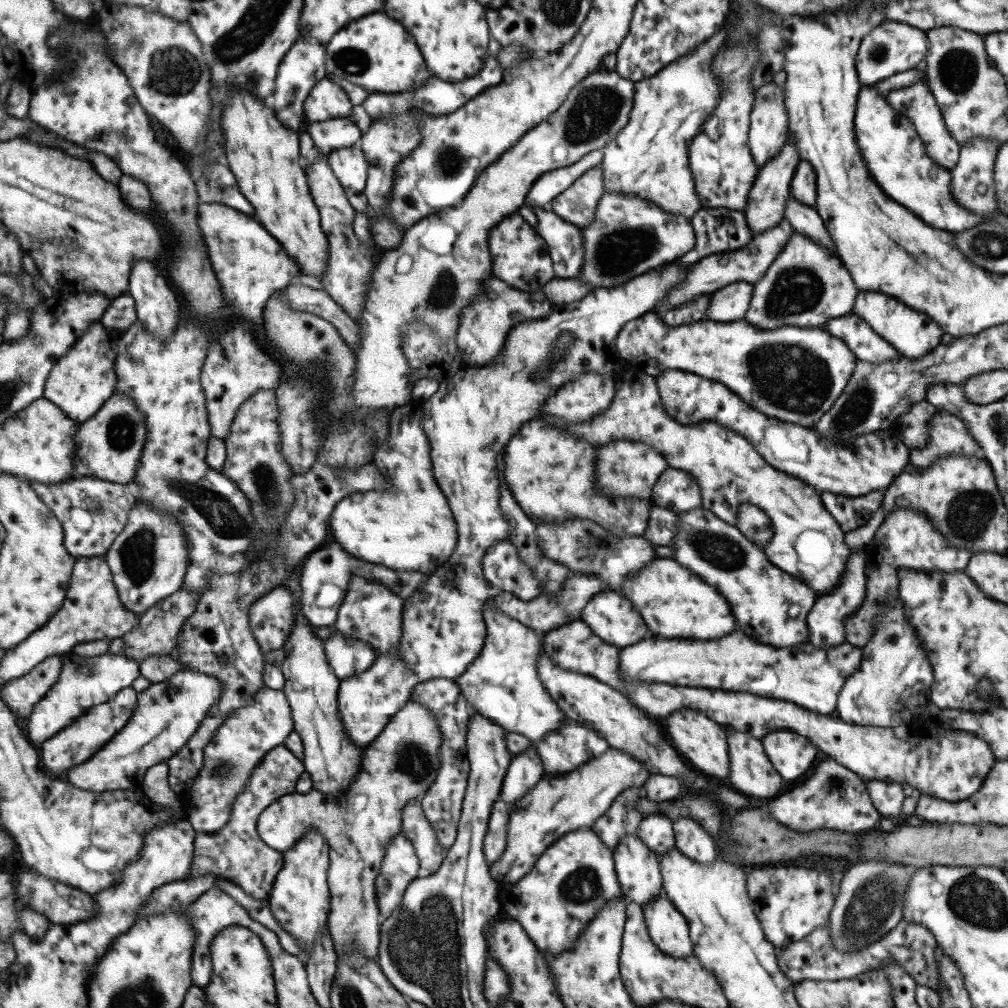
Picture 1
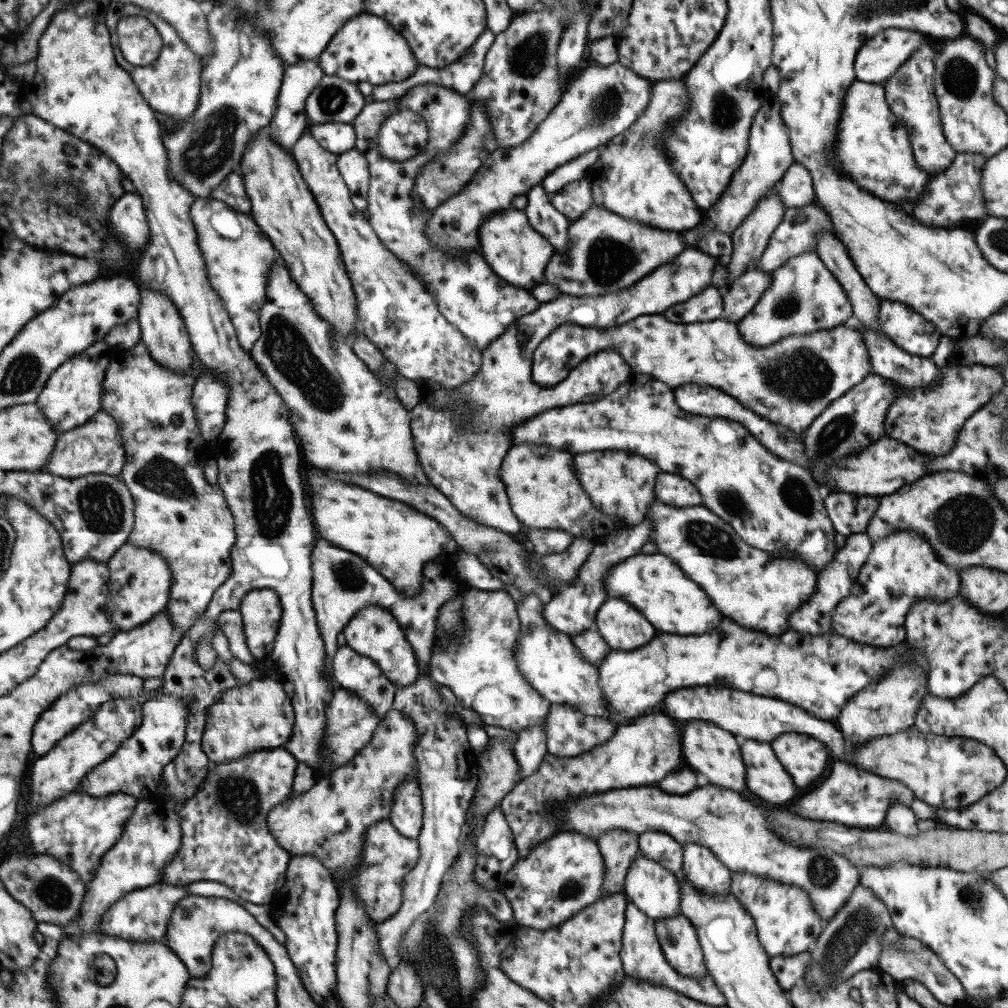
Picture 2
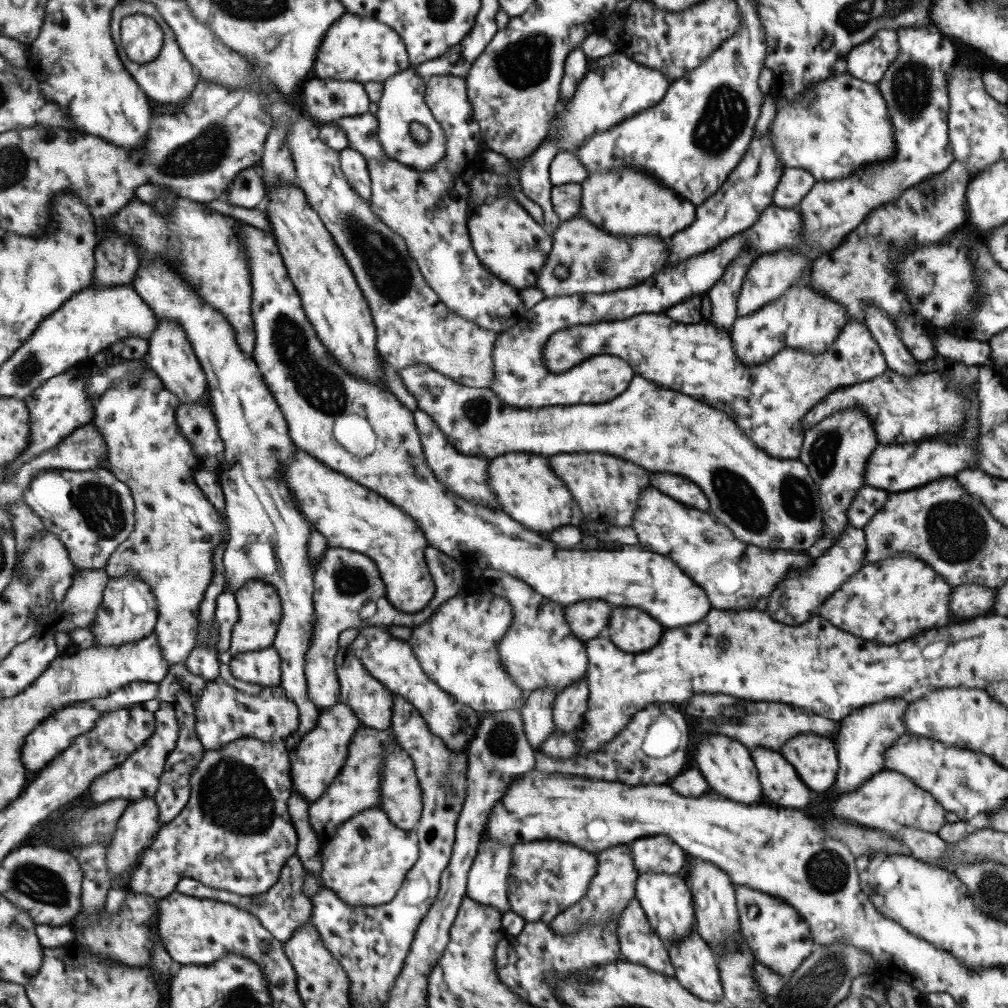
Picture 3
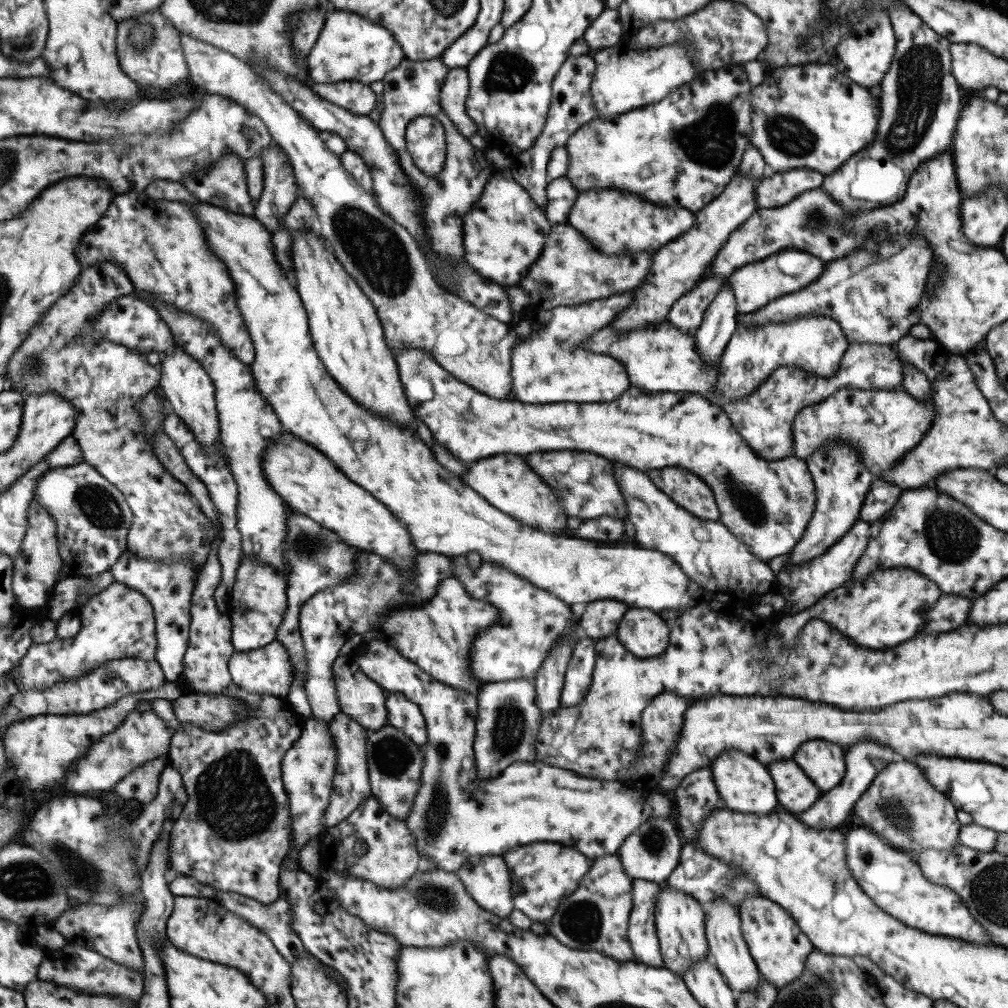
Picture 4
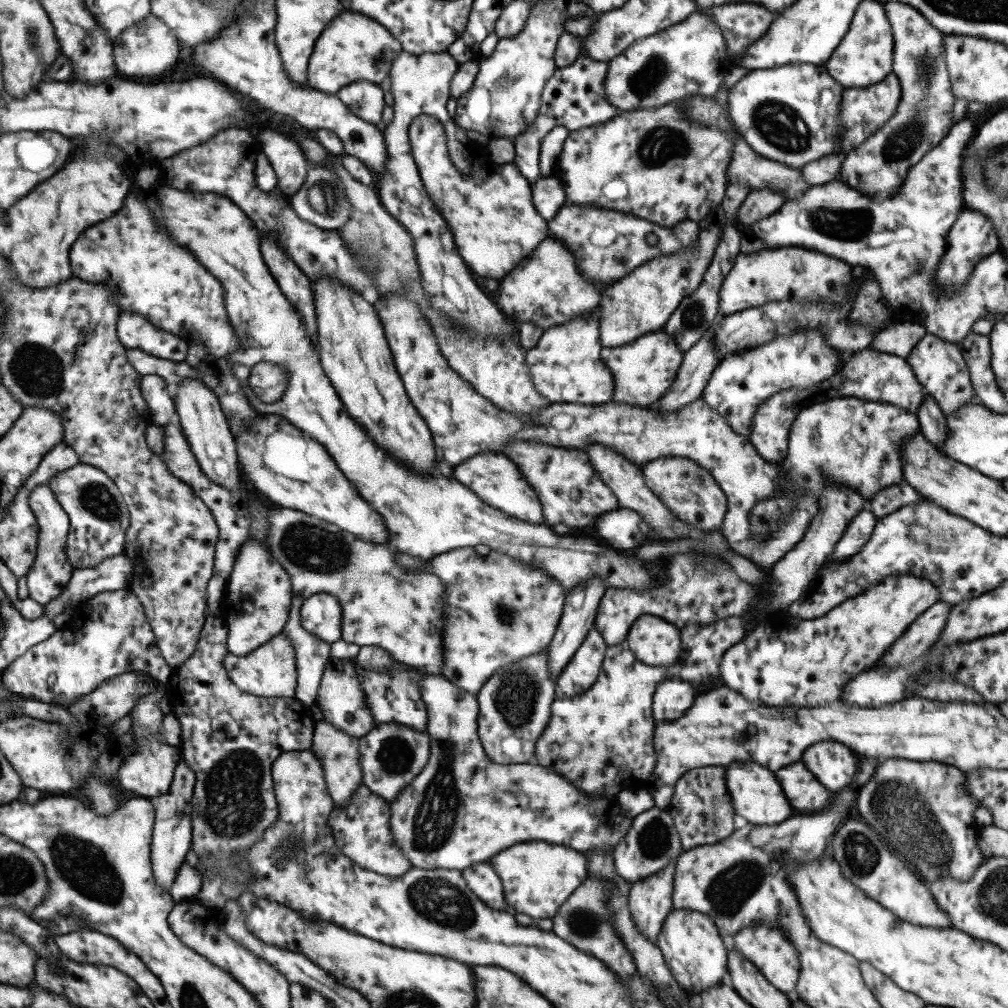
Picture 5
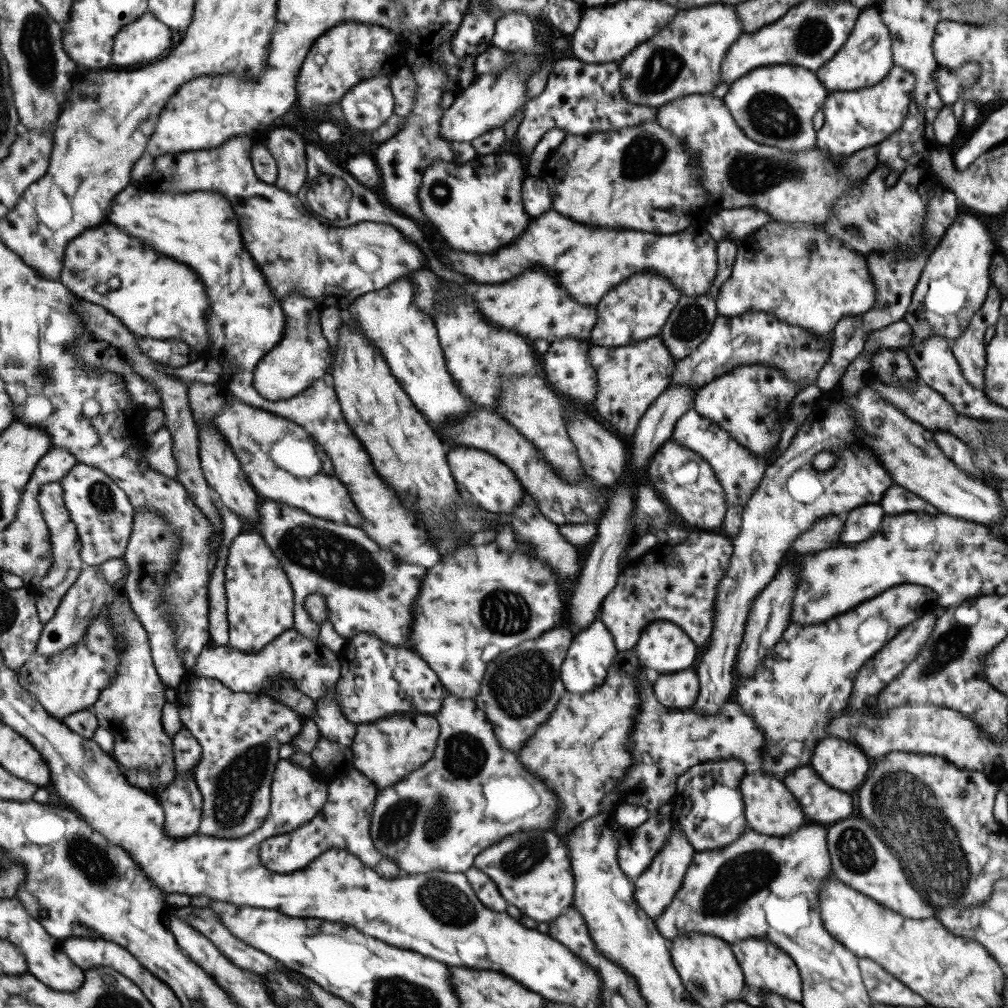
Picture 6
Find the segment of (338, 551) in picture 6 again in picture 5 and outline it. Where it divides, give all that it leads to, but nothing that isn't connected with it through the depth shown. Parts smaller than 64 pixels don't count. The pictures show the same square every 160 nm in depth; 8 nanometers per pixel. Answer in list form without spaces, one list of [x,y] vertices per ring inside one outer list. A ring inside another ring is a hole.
[[[273,505],[267,545],[275,558],[285,567],[293,585],[292,614],[284,628],[285,634],[293,641],[296,648],[298,666],[298,687],[296,697],[312,706],[317,700],[317,639],[302,622],[302,606],[314,594],[329,593],[338,598],[341,607],[340,639],[353,642],[357,646],[377,646],[382,648],[393,660],[422,671],[423,675],[440,674],[443,664],[441,626],[443,624],[443,585],[441,580],[427,572],[405,570],[395,559],[394,553],[387,544],[365,542],[355,538],[354,534],[337,530],[338,526],[317,519],[300,510]]]

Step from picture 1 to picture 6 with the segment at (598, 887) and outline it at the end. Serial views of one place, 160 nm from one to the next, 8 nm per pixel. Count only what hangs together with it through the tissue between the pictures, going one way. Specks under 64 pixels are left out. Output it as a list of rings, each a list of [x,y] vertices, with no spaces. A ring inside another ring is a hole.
[[[529,830],[505,836],[481,850],[473,860],[472,867],[486,874],[505,898],[505,902],[513,904],[531,920],[548,923],[563,914],[572,904],[574,880],[569,852],[566,845],[551,832]]]

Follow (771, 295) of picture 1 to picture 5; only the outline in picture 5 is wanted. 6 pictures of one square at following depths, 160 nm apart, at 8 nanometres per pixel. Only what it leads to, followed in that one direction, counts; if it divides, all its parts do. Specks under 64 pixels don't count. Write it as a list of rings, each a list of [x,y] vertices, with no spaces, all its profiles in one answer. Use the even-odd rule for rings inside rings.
[[[806,328],[793,334],[784,334],[776,336],[769,342],[764,342],[755,348],[748,348],[735,354],[728,354],[723,357],[711,372],[705,389],[702,390],[701,398],[703,402],[710,406],[724,421],[733,429],[733,432],[743,437],[750,434],[752,418],[761,402],[768,400],[776,392],[785,389],[809,389],[821,384],[823,381],[831,378],[838,368],[839,351],[824,343],[824,338],[818,328]]]

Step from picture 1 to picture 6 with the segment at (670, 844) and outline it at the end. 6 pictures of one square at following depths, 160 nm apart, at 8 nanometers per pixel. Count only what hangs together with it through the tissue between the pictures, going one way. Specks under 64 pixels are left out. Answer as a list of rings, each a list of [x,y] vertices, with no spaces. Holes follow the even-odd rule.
[[[654,813],[641,826],[620,834],[616,860],[622,873],[631,880],[637,878],[653,862],[653,856],[661,850],[672,828],[669,817]]]

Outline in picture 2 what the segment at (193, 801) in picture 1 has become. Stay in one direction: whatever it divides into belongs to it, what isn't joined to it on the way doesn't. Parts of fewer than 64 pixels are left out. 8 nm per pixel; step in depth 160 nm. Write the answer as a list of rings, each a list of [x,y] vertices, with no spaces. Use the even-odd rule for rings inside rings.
[[[266,677],[219,693],[218,701],[209,707],[208,716],[203,749],[217,765],[253,752],[286,747],[296,726],[296,710],[284,684]]]

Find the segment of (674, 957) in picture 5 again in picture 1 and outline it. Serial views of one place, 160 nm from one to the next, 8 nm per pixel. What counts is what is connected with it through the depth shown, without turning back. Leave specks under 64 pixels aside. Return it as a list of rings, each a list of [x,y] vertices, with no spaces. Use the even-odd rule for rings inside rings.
[[[636,833],[622,836],[612,851],[613,866],[622,896],[640,907],[663,894],[662,876],[657,856],[643,844]]]

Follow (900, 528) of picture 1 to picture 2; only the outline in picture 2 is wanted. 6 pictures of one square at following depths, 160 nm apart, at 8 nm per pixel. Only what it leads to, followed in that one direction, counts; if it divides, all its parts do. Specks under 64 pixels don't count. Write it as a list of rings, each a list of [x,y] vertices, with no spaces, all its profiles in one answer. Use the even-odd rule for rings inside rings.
[[[898,530],[872,543],[867,560],[860,566],[850,593],[842,598],[831,613],[831,628],[845,640],[878,647],[893,647],[905,640],[905,615],[910,606],[922,600],[949,600],[958,594],[959,573],[940,561],[929,543],[912,530]]]

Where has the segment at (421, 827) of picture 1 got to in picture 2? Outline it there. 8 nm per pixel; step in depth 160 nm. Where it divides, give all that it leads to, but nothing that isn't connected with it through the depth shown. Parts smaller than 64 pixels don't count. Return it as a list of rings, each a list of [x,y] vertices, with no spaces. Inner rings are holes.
[[[409,777],[397,788],[390,806],[388,821],[405,838],[417,838],[422,823],[422,803],[418,783]]]

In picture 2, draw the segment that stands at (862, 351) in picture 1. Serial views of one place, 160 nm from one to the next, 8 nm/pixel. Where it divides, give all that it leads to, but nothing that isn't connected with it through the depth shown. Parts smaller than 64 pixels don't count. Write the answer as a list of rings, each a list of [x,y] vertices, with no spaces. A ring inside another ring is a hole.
[[[853,319],[849,323],[851,323],[851,327],[860,332],[863,342],[868,348],[871,374],[874,373],[883,379],[889,379],[891,382],[895,382],[897,386],[905,388],[925,388],[925,386],[931,386],[931,384],[939,382],[942,369],[937,369],[929,357],[917,357],[907,354],[904,350],[895,346],[887,336],[881,333],[877,334],[874,330],[865,328],[860,322]]]

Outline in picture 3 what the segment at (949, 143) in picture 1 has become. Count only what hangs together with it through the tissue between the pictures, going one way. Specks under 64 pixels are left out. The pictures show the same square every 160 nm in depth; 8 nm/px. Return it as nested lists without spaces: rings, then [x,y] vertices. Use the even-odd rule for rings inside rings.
[[[929,26],[901,27],[896,30],[896,35],[899,43],[897,56],[889,63],[881,80],[876,82],[887,105],[887,114],[893,127],[894,153],[891,158],[865,165],[854,170],[849,176],[828,181],[814,181],[814,185],[796,206],[804,228],[803,241],[799,247],[789,249],[789,252],[801,254],[809,261],[835,250],[846,238],[846,234],[851,232],[871,210],[886,202],[893,202],[906,188],[918,184],[931,175],[943,172],[954,161],[947,134],[949,97],[946,91],[946,72],[956,60],[952,41]]]

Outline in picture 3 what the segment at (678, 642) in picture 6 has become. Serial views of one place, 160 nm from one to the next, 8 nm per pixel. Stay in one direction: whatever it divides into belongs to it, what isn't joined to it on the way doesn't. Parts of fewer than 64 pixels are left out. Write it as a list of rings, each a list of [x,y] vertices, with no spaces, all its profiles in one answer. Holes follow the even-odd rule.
[[[625,606],[613,607],[610,612],[608,637],[619,650],[640,653],[657,644],[663,632],[661,625],[641,612]]]

